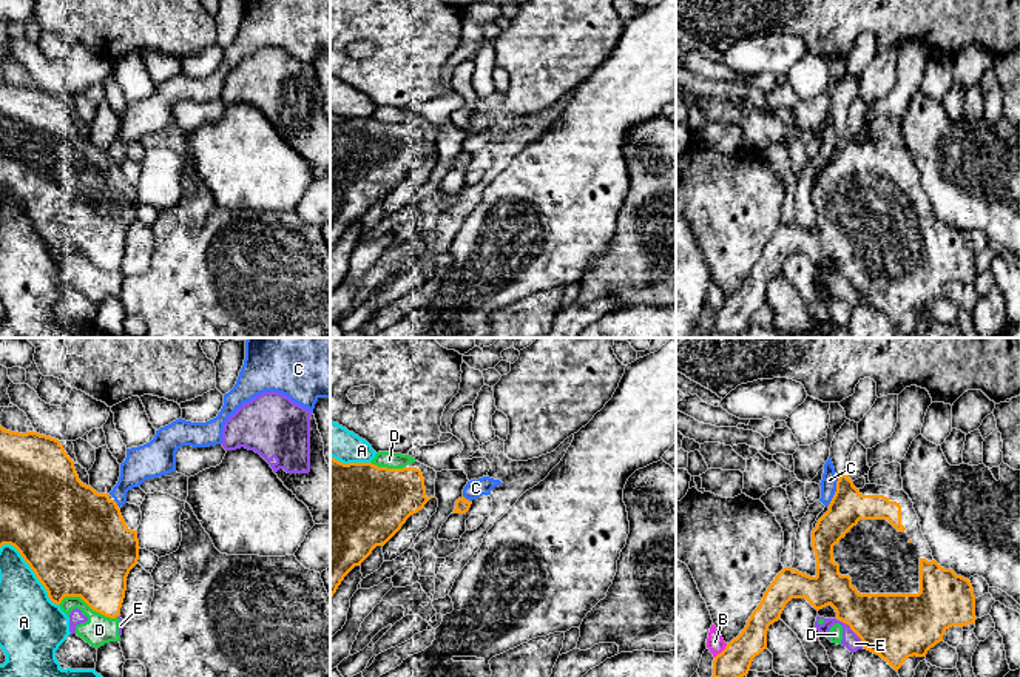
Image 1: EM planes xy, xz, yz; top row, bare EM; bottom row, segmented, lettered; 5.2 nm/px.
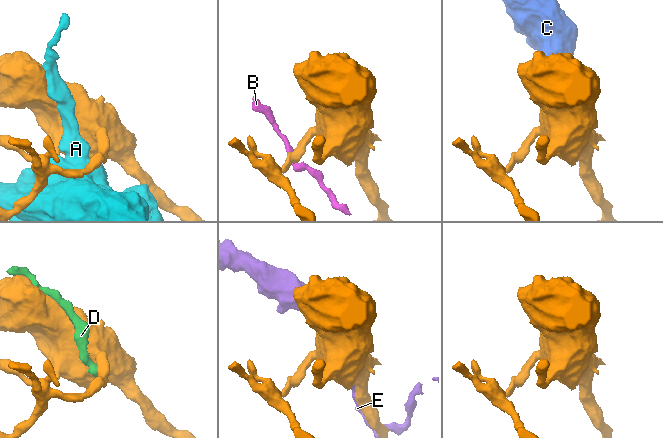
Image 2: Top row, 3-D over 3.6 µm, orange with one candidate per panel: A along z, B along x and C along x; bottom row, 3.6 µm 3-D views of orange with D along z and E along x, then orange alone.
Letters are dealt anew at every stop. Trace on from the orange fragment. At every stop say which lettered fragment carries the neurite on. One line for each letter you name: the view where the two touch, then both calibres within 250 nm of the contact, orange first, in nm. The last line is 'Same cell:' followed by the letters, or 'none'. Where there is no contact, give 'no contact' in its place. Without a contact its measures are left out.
Same cell: none

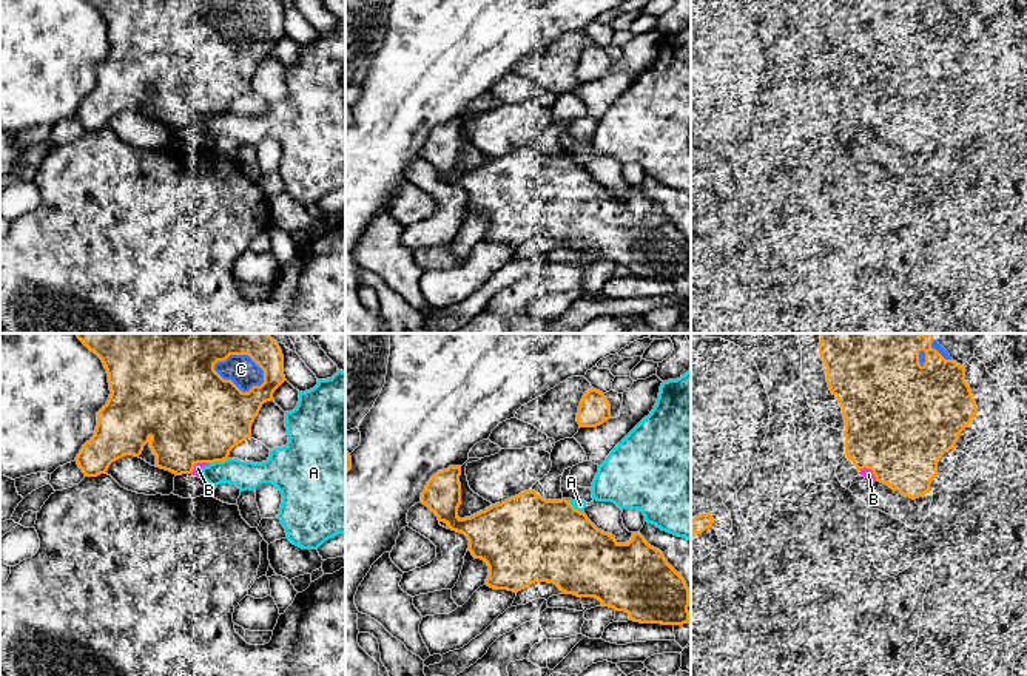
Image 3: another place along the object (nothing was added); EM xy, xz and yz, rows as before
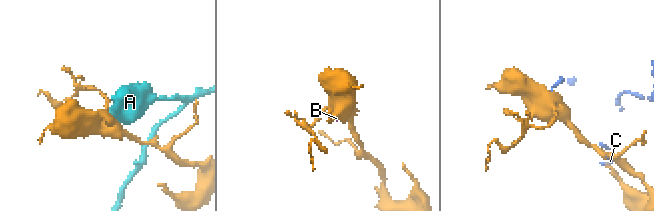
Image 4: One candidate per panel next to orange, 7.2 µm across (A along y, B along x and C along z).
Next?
C: contact in xy; calibres 480 and 160 nm
Same cell: C

